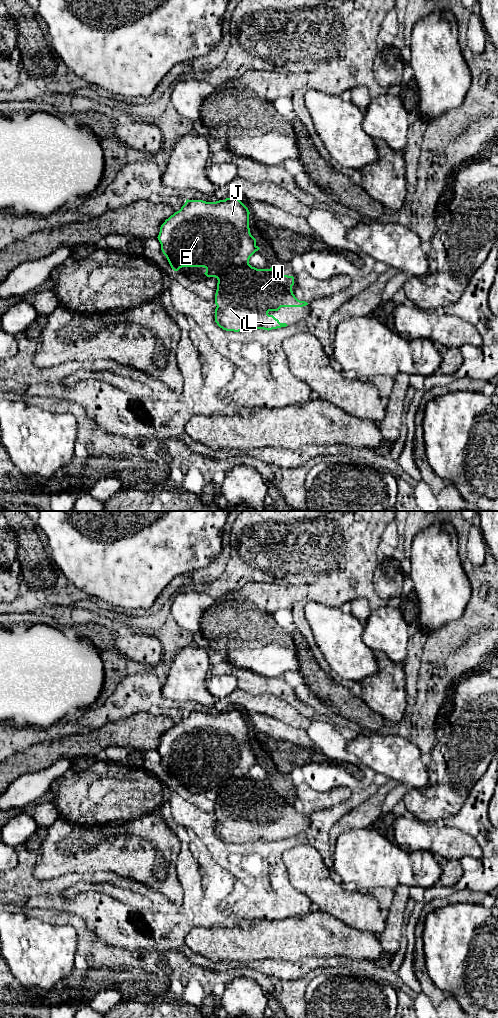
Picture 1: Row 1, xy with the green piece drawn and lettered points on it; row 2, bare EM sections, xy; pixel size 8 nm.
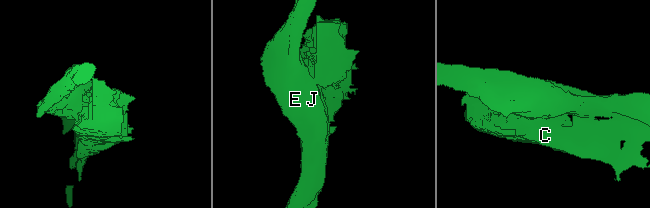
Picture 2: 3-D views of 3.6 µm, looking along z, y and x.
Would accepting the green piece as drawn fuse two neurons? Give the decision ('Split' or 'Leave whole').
Split

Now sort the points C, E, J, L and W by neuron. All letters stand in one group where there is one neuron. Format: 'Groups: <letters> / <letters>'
Groups: C L W / E J

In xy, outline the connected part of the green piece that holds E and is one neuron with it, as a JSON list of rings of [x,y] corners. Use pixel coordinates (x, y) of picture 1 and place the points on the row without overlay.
[[[238,710],[216,714],[187,711],[181,721],[161,737],[157,750],[174,783],[182,779],[204,779],[207,789],[218,790],[232,779],[238,779],[241,796],[247,796],[252,791],[271,787],[268,781],[257,781],[249,776],[250,769],[260,761],[250,745],[249,726]]]

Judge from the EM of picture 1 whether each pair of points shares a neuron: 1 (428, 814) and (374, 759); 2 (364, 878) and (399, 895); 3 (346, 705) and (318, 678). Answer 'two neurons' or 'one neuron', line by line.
1: two neurons
2: two neurons
3: one neuron

